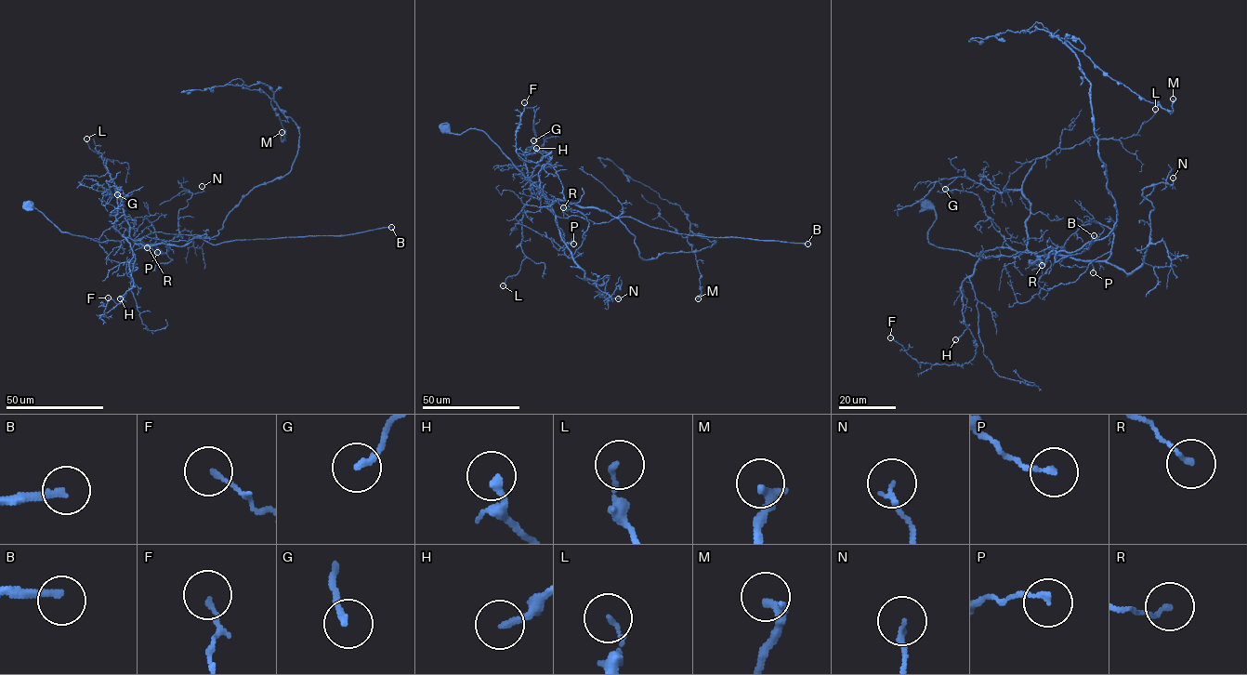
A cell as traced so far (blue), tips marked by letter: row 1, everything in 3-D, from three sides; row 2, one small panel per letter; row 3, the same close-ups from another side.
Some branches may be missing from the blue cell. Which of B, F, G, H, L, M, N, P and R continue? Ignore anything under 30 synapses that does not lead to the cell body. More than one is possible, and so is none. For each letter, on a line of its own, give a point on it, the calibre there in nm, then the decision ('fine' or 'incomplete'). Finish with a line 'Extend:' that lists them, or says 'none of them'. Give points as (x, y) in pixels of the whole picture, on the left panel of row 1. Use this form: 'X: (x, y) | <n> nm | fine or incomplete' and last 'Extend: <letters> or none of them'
B: (391, 227) | 240 nm | incomplete
F: (108, 297) | 130 nm | fine
G: (117, 194) | 190 nm | fine
H: (120, 298) | 220 nm | incomplete
L: (86, 138) | 130 nm | fine
M: (282, 132) | 320 nm | fine
N: (202, 186) | 150 nm | fine
P: (157, 252) | 150 nm | fine
R: (147, 247) | 150 nm | fine
Extend: B, H

